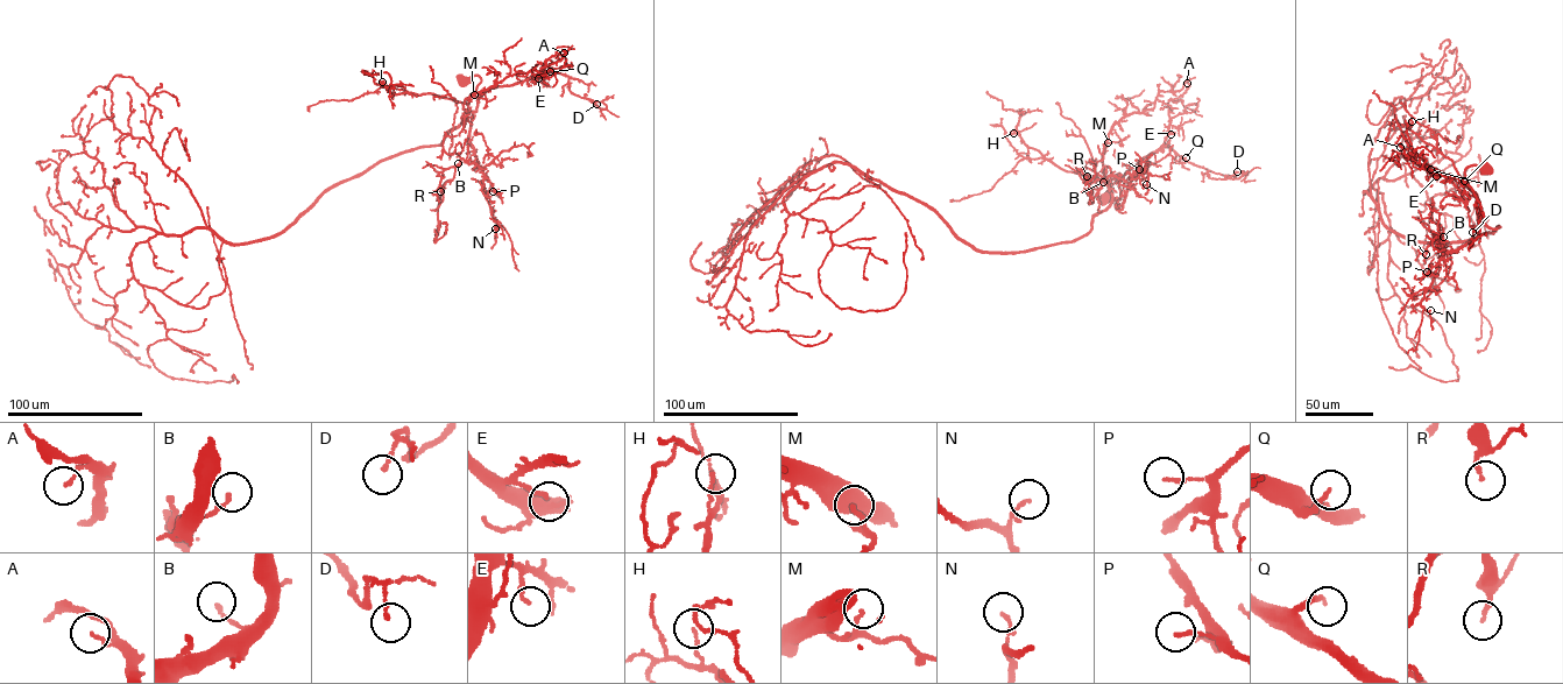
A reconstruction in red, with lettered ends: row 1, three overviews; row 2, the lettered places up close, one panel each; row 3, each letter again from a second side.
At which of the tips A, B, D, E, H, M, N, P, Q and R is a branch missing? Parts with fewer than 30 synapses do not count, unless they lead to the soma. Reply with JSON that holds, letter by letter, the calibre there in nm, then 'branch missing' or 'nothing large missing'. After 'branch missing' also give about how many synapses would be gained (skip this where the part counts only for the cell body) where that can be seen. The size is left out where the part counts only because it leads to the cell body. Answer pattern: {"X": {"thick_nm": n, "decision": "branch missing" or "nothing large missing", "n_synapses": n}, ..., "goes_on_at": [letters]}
{"A": {"thick_nm": 120, "decision": "nothing large missing"}, "B": {"thick_nm": 130, "decision": "nothing large missing"}, "D": {"thick_nm": 150, "decision": "nothing large missing"}, "E": {"thick_nm": 140, "decision": "nothing large missing"}, "H": {"thick_nm": 90, "decision": "nothing large missing"}, "M": {"thick_nm": 130, "decision": "nothing large missing"}, "N": {"thick_nm": 90, "decision": "nothing large missing"}, "P": {"thick_nm": 130, "decision": "nothing large missing"}, "Q": {"thick_nm": 140, "decision": "branch missing", "n_synapses": 30}, "R": {"thick_nm": 140, "decision": "nothing large missing"}, "goes_on_at": ["Q"]}

